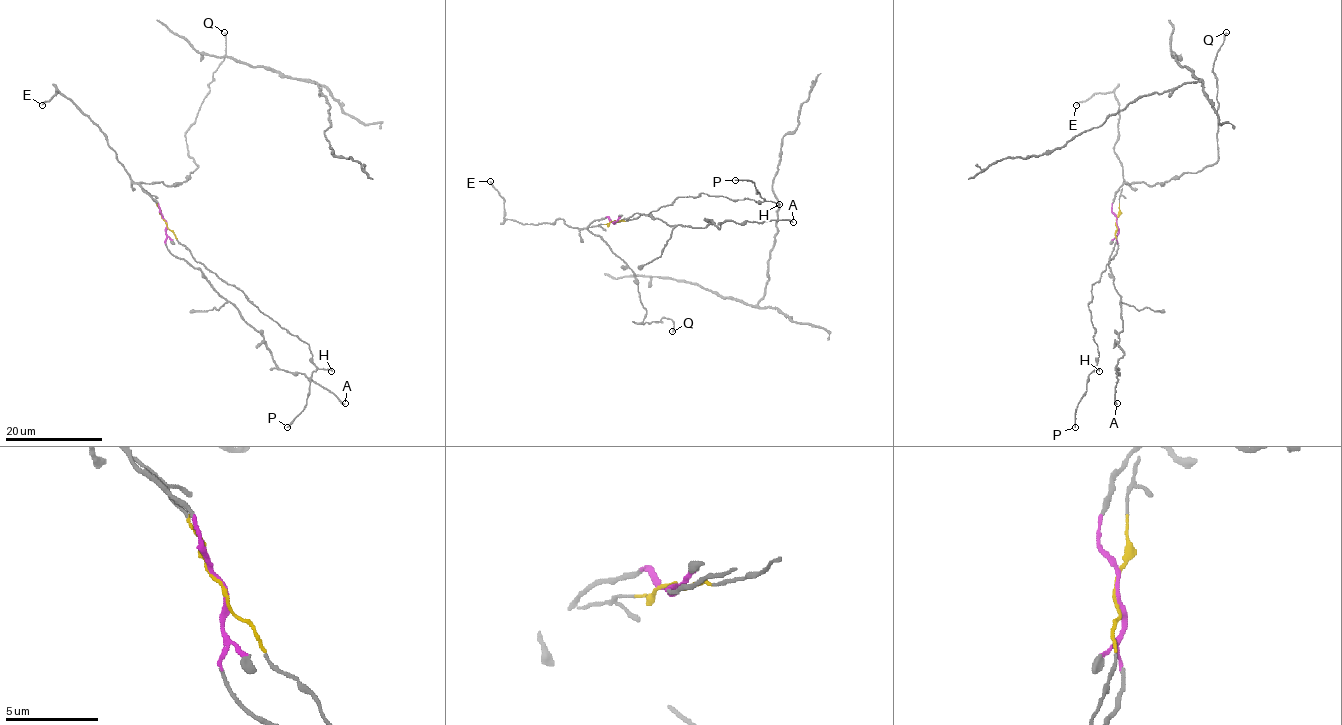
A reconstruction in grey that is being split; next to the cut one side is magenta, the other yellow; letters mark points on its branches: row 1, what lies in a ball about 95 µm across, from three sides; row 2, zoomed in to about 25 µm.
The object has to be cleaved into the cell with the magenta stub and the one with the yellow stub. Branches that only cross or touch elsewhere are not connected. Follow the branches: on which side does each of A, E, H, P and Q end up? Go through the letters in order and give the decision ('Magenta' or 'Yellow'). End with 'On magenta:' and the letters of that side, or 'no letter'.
A: Magenta
E: Magenta
H: Yellow
P: Yellow
Q: Magenta
On magenta: A, E, Q

